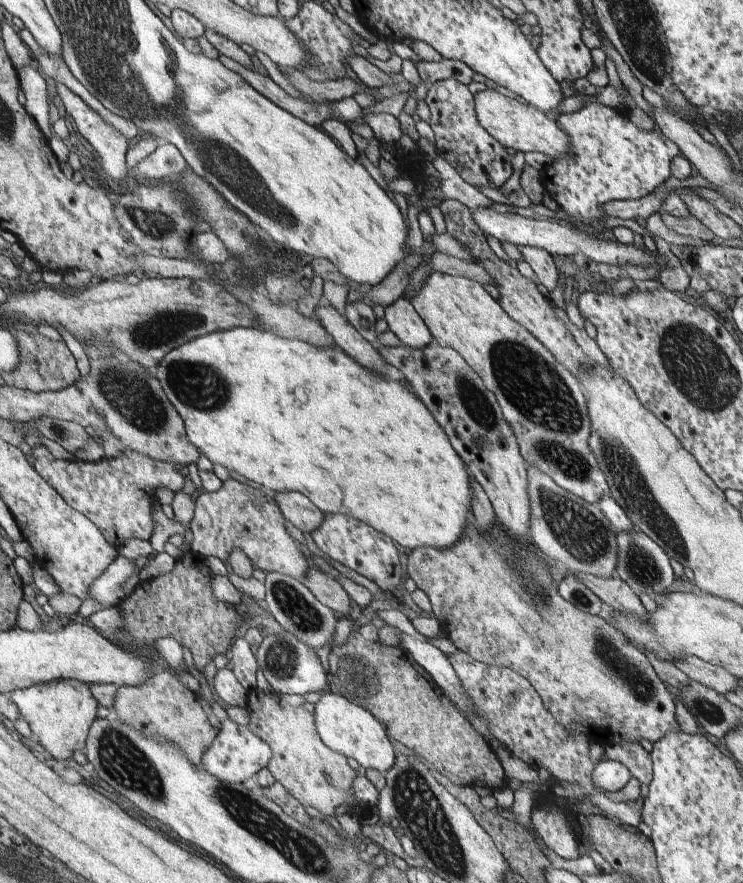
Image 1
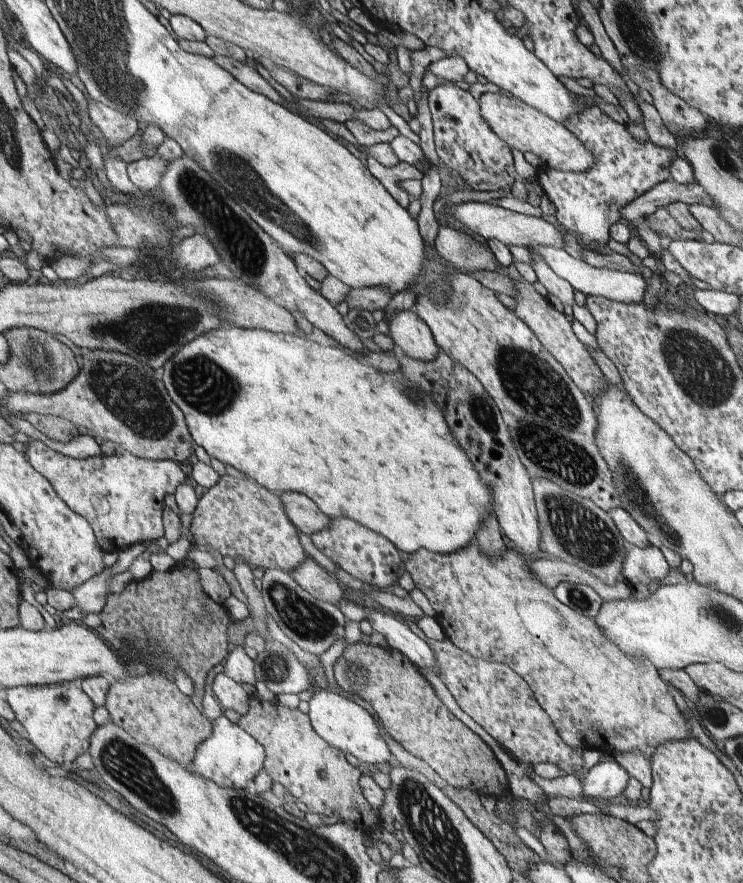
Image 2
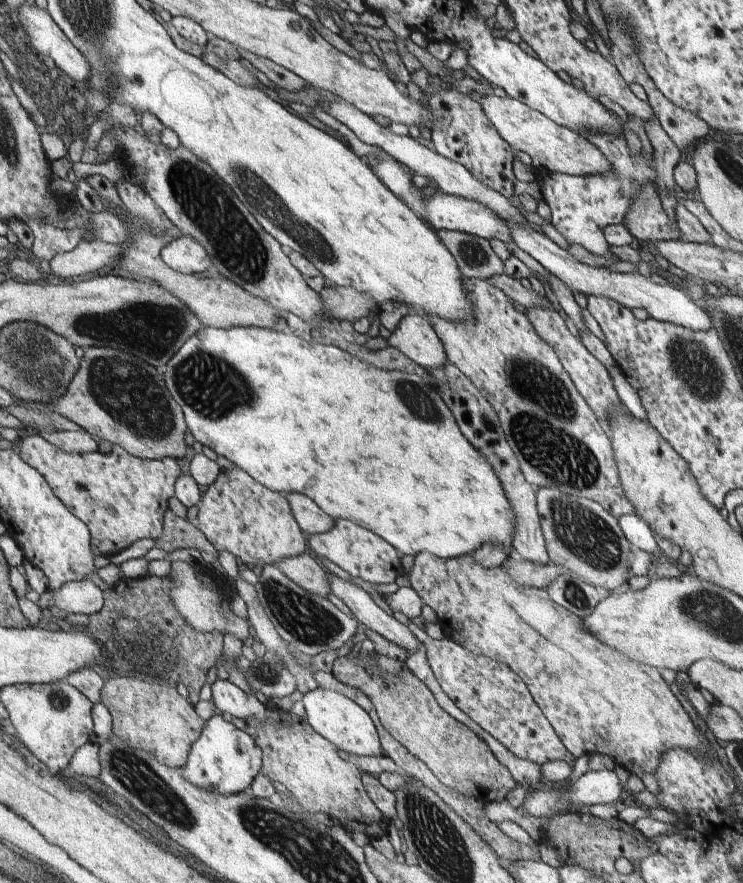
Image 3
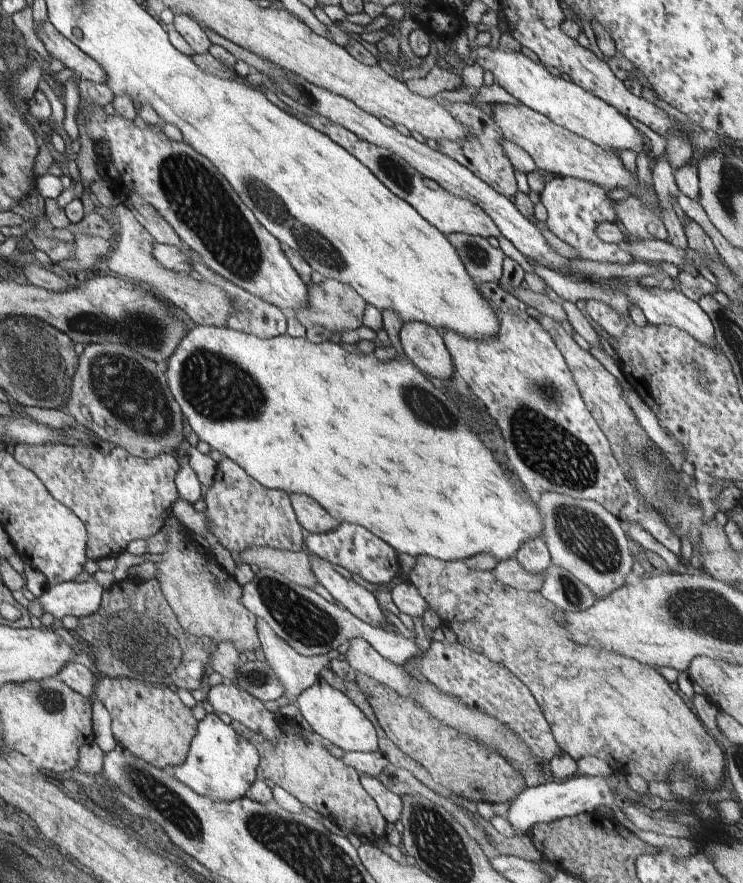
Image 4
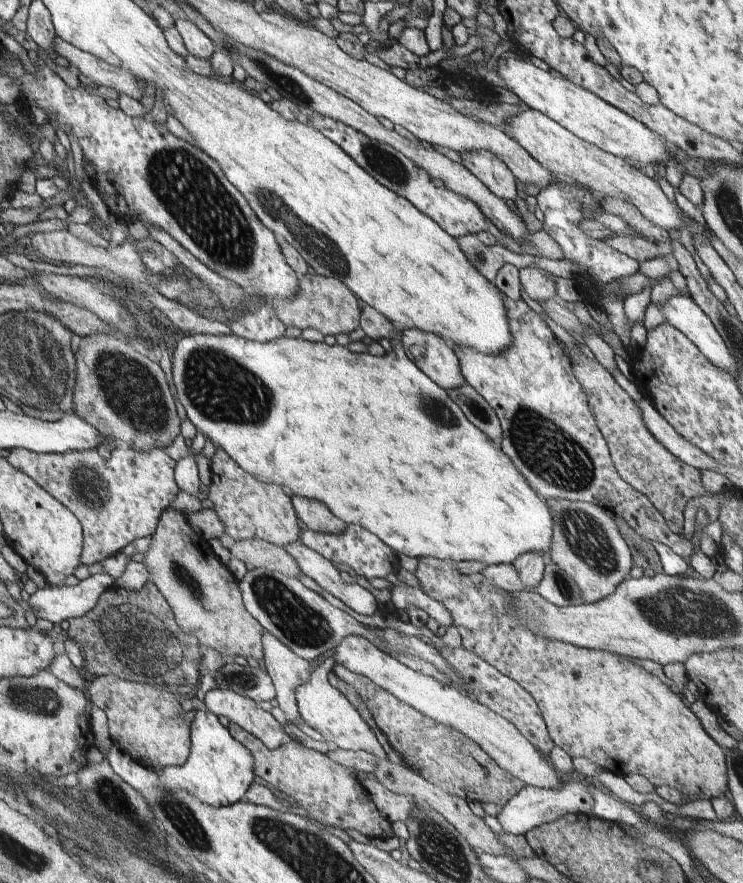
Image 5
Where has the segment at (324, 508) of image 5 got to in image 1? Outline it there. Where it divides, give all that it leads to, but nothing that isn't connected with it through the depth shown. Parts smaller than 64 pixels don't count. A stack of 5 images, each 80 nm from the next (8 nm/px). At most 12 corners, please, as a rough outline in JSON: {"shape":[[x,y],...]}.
{"shape":[[277,492],[284,516],[302,533],[312,534],[326,514],[304,493]]}

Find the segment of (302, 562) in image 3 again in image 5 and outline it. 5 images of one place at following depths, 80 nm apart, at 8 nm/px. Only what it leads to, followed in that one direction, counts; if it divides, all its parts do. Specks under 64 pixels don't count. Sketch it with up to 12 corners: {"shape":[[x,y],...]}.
{"shape":[[259,539],[234,541],[244,564],[290,578],[303,574],[282,547]]}

